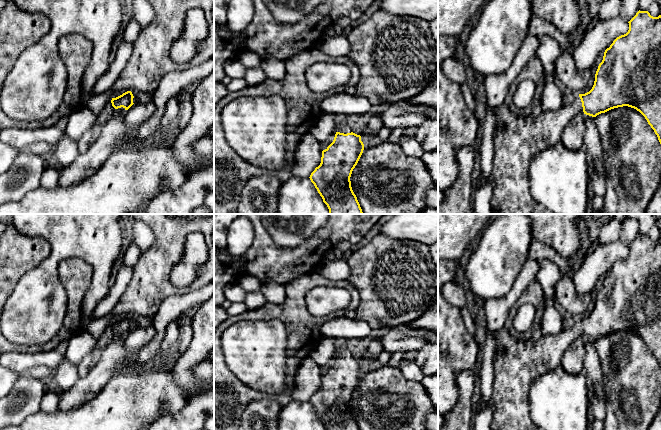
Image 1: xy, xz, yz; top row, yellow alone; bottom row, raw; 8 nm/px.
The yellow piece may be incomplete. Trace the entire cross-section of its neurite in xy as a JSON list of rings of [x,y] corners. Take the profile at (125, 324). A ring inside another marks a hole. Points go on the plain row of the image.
[[[127,315],[116,322],[112,322],[111,327],[118,338],[124,338],[134,328],[133,322],[132,316]]]

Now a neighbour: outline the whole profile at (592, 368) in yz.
[[[585,338],[584,373],[592,381],[594,394],[605,402],[604,388],[602,385],[602,367],[599,362],[595,343]]]

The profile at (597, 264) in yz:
[[[620,241],[600,243],[572,277],[577,292],[581,295],[590,293],[598,279],[605,276],[617,261],[626,258],[628,254],[629,247]]]

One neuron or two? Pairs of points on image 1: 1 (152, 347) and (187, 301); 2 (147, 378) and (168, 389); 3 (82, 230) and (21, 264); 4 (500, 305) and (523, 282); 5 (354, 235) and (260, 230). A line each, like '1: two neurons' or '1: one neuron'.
1: one neuron
2: one neuron
3: two neurons
4: one neuron
5: one neuron

